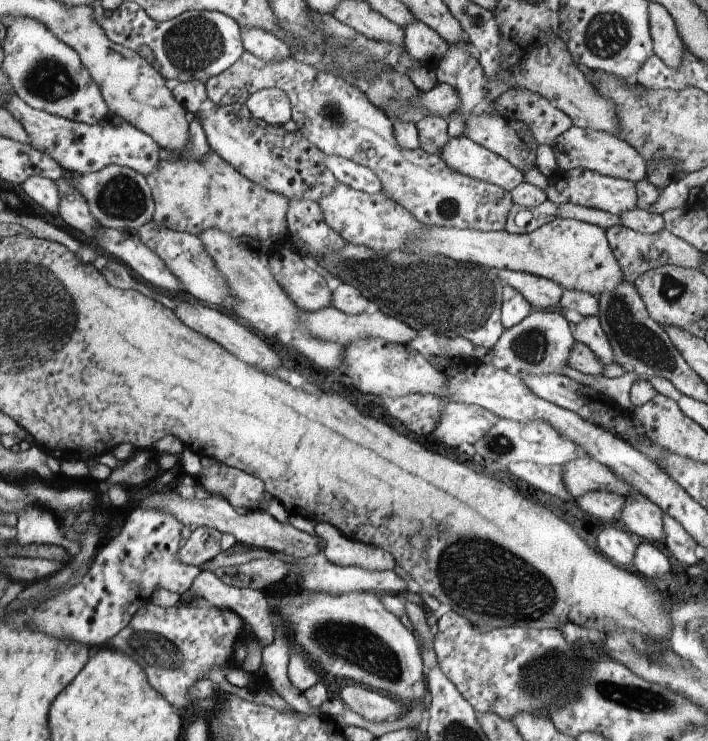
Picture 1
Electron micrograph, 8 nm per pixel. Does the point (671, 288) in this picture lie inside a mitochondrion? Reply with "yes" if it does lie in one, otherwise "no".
yes

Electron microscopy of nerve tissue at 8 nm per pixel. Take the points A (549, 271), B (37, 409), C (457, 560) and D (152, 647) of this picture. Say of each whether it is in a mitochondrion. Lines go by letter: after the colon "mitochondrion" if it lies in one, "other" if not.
A: other
B: other
C: mitochondrion
D: mitochondrion

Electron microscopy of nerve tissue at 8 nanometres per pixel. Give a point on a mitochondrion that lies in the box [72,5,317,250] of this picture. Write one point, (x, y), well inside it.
(194, 44)

